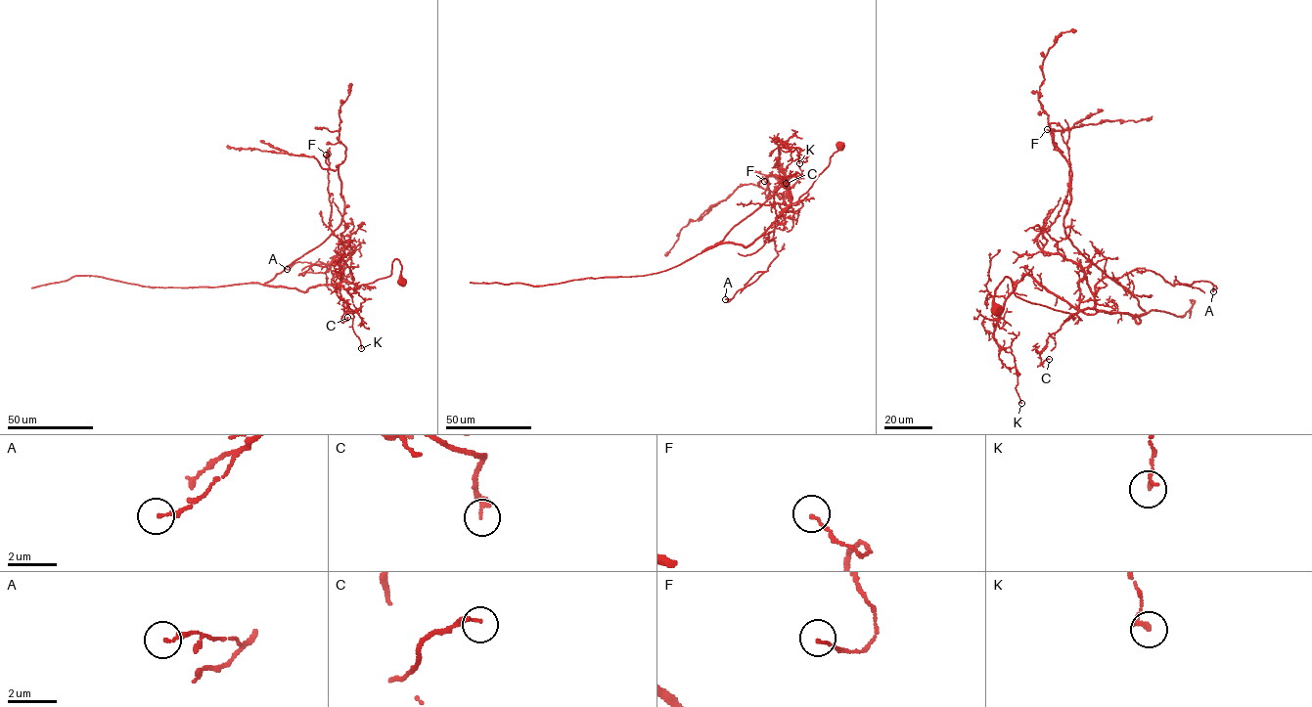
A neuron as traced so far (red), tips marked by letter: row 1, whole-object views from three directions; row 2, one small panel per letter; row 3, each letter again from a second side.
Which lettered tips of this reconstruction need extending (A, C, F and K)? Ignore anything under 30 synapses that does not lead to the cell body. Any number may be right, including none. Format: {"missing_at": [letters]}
{"missing_at": []}

